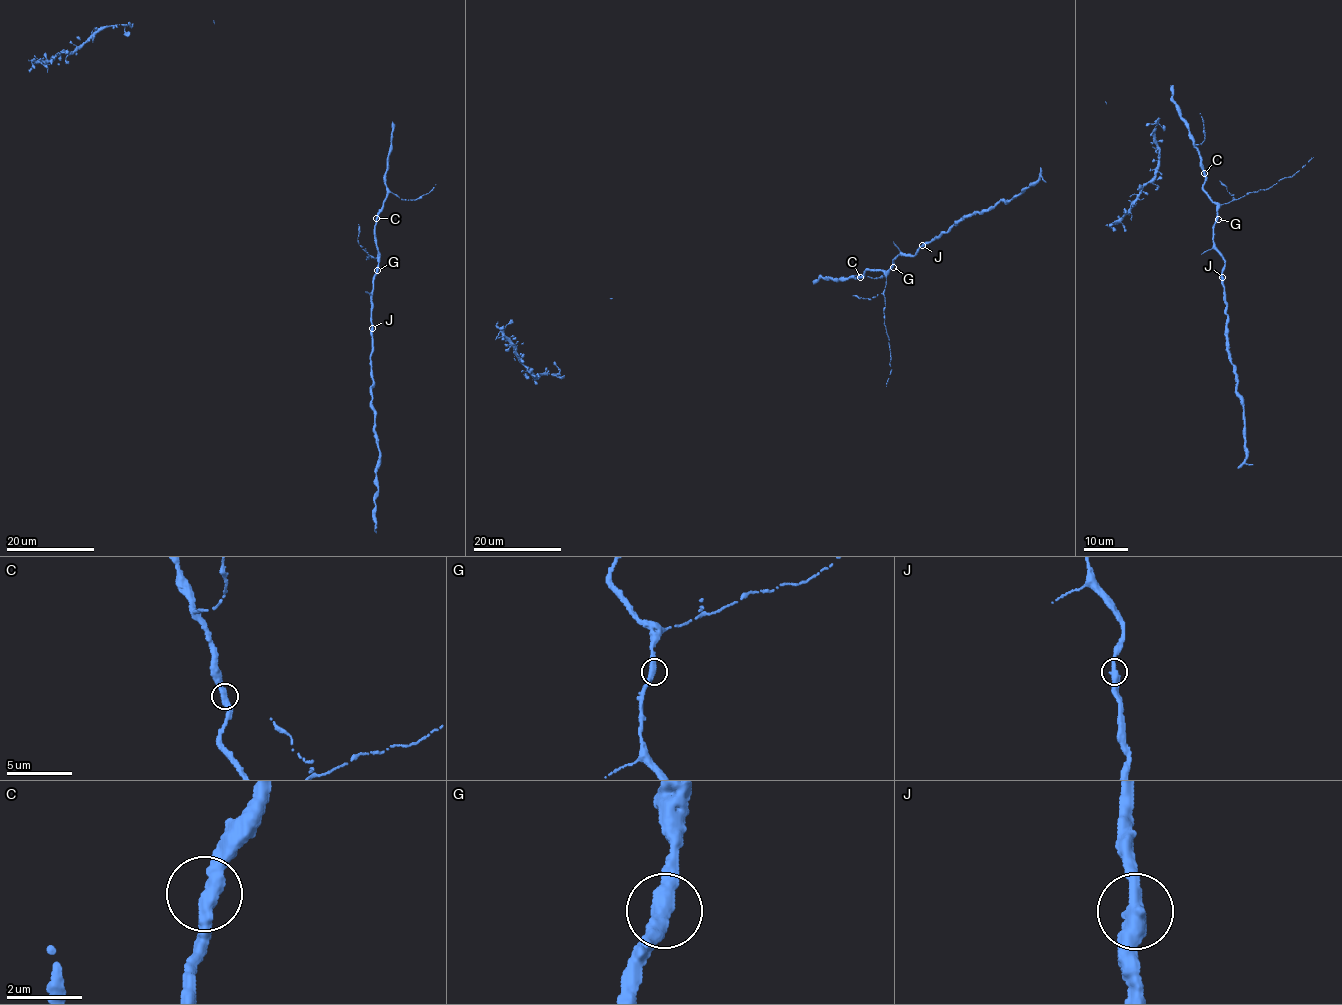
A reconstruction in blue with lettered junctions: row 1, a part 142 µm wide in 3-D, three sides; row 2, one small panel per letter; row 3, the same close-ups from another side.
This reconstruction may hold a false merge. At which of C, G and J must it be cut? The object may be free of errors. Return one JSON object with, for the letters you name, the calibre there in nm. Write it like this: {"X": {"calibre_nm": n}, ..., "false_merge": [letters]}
{"false_merge": []}

